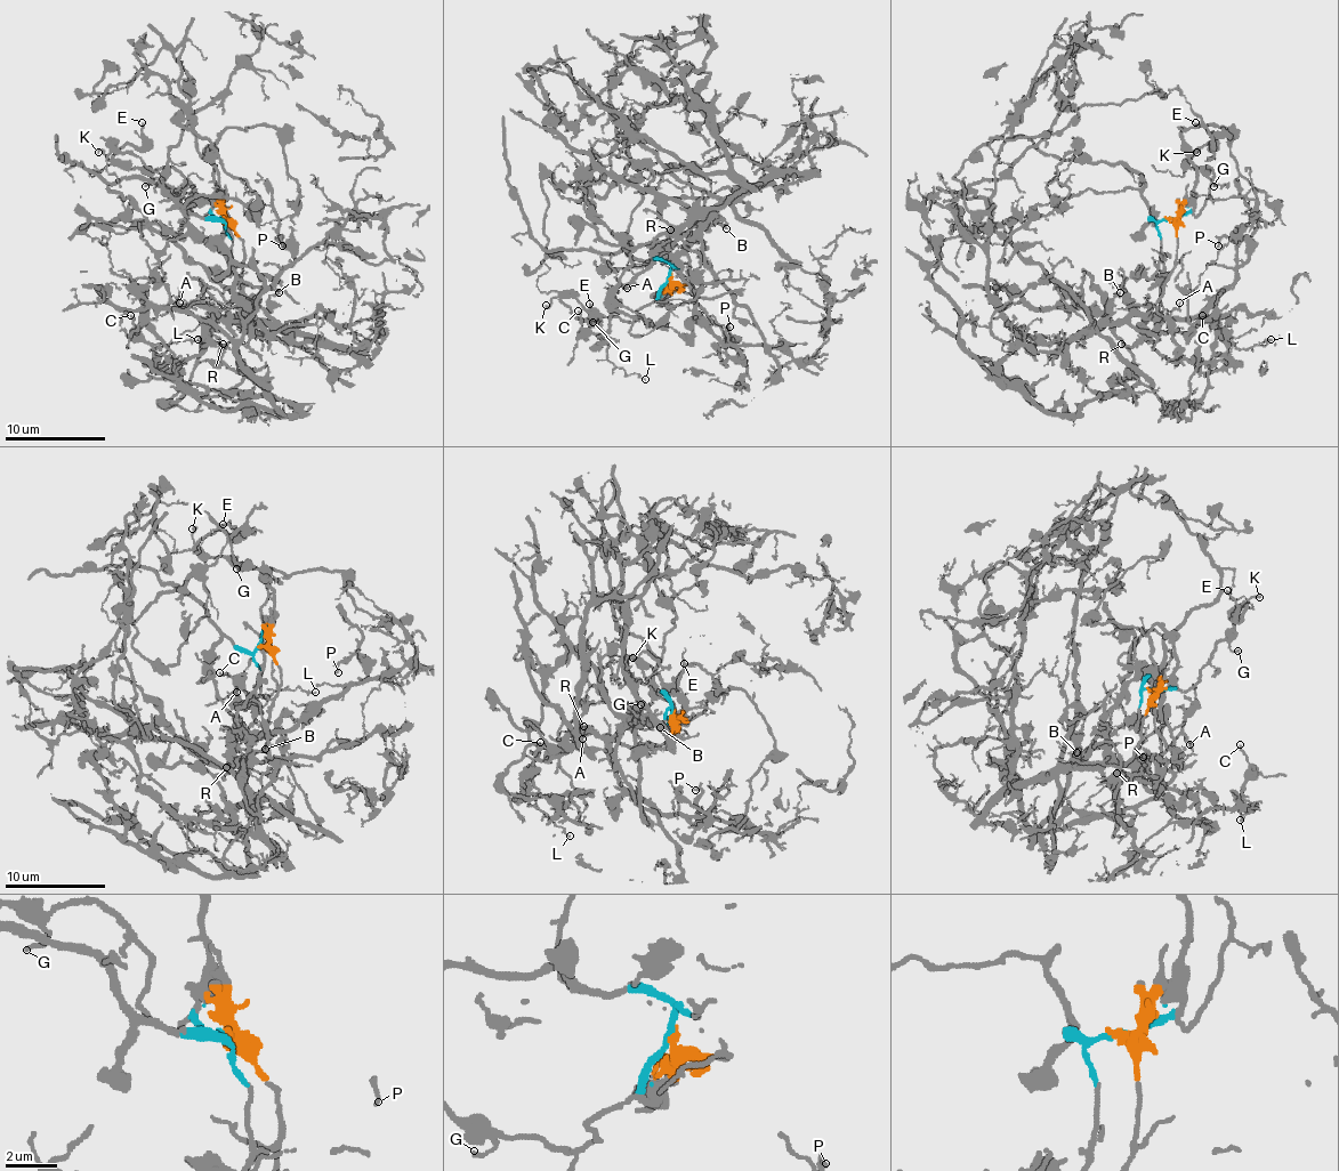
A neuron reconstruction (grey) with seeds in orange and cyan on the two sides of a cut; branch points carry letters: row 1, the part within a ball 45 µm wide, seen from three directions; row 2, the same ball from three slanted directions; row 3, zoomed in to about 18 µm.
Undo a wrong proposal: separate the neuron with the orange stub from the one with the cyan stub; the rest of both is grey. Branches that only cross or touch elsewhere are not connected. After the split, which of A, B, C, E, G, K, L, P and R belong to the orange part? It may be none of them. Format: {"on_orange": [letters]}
{"on_orange": ["A", "B", "C", "L", "P", "R"]}

